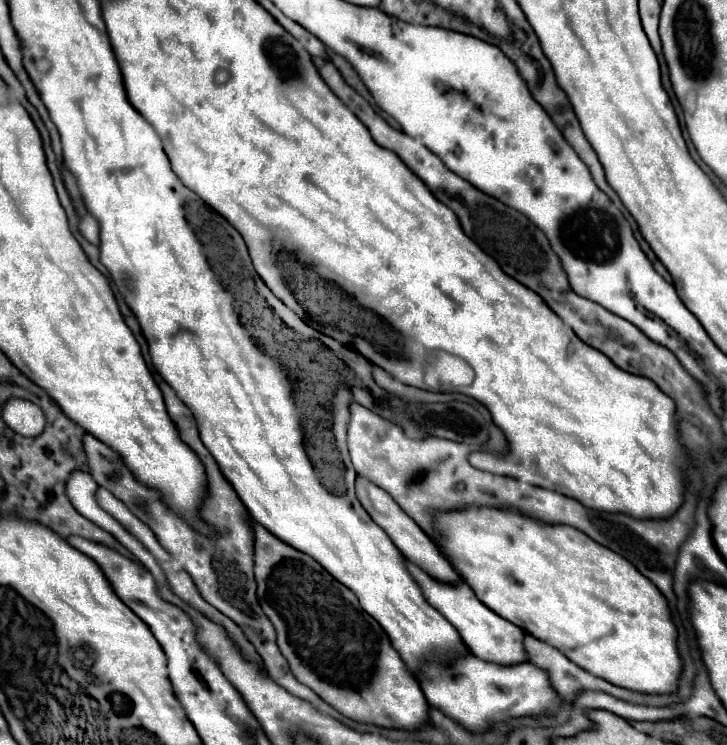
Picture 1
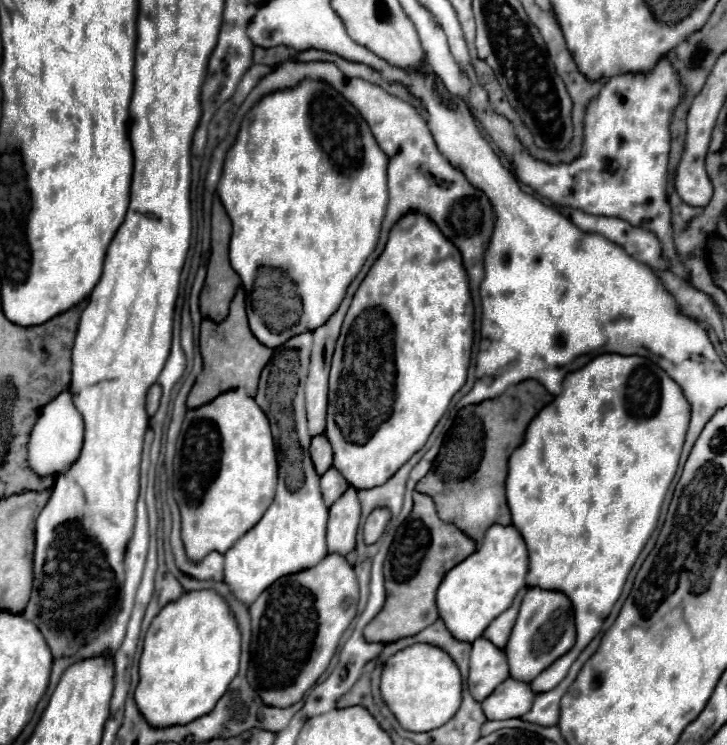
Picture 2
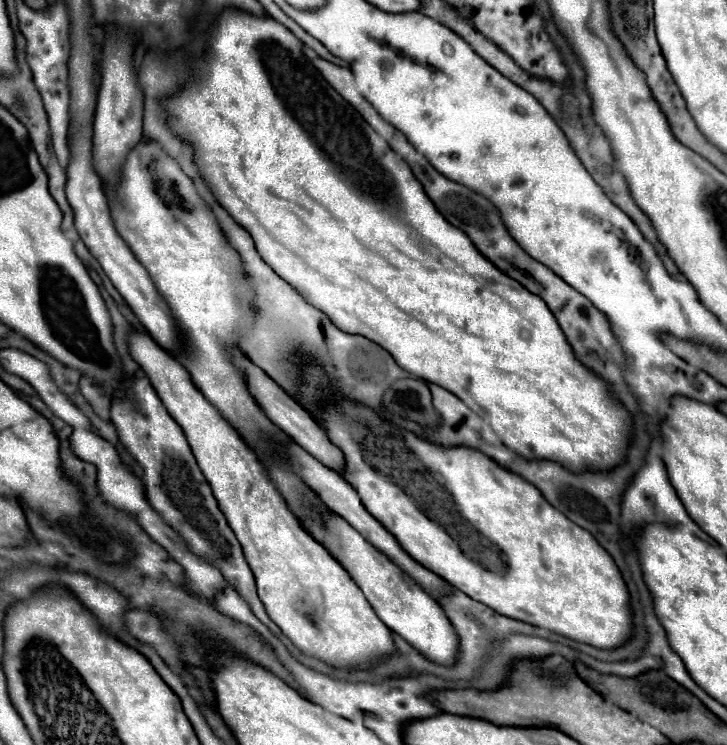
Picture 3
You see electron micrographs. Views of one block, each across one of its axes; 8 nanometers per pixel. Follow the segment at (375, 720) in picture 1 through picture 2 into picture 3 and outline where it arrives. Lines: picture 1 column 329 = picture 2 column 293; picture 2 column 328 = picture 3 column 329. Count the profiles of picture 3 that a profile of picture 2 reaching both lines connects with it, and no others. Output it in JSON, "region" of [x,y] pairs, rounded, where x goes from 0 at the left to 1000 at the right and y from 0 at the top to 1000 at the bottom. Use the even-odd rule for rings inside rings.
{"region":[[[182,440],[176,467],[234,558],[253,574],[272,626],[336,736],[369,827],[415,875],[459,897],[506,897],[517,883],[539,878],[542,864],[531,838],[514,824],[479,768],[413,706],[352,607],[264,515],[259,497],[195,443]]]}

